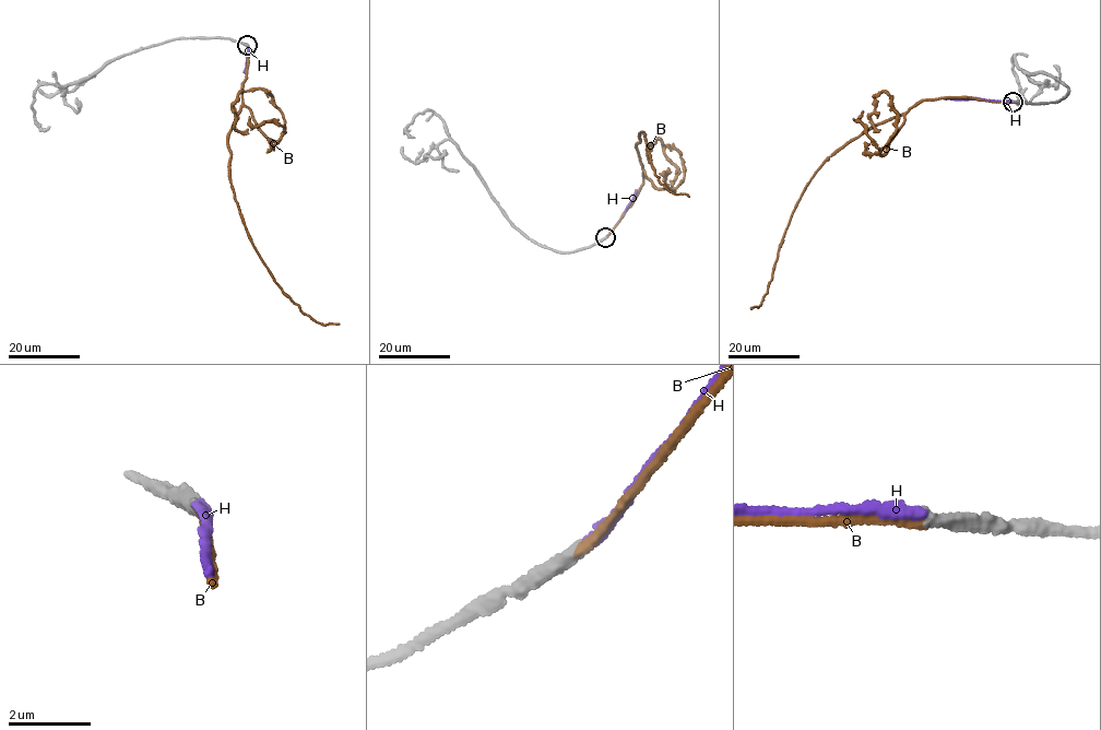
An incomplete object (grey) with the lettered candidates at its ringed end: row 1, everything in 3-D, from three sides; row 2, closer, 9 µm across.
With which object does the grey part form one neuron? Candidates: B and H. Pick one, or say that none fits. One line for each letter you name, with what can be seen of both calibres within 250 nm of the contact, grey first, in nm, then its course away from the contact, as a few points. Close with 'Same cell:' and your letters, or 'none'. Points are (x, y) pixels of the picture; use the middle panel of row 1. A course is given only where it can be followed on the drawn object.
B: calibres 360 and 200 nm; course (606, 237), (642, 183), (642, 167), (636, 145), (641, 132), (660, 183), (673, 192), (689, 197)
Same cell: B

